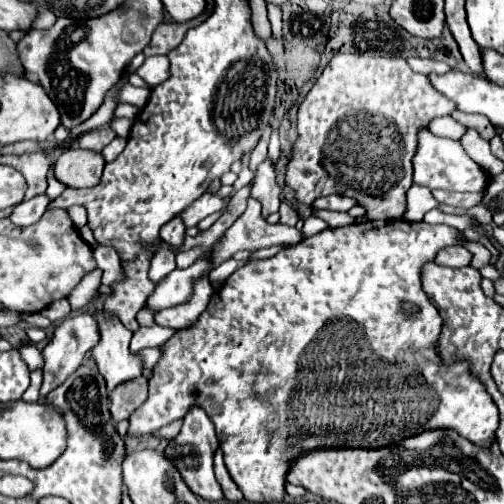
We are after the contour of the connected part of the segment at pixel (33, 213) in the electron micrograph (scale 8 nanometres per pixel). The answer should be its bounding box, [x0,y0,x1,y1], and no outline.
[11,194,49,228]

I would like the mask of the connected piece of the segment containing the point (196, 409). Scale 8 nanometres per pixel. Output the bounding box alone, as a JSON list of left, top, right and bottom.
[165,404,223,500]

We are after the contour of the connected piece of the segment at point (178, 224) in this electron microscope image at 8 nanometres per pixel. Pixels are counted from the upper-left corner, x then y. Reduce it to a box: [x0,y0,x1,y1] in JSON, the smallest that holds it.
[161,216,185,246]

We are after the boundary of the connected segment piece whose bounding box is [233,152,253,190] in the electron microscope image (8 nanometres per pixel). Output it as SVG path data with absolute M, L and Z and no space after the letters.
M247 152L247 154L241 158L241 172L239 172L237 182L233 184L235 190L241 190L243 186L247 186L247 184L251 182L251 178L253 178L253 172L249 170L249 152Z

